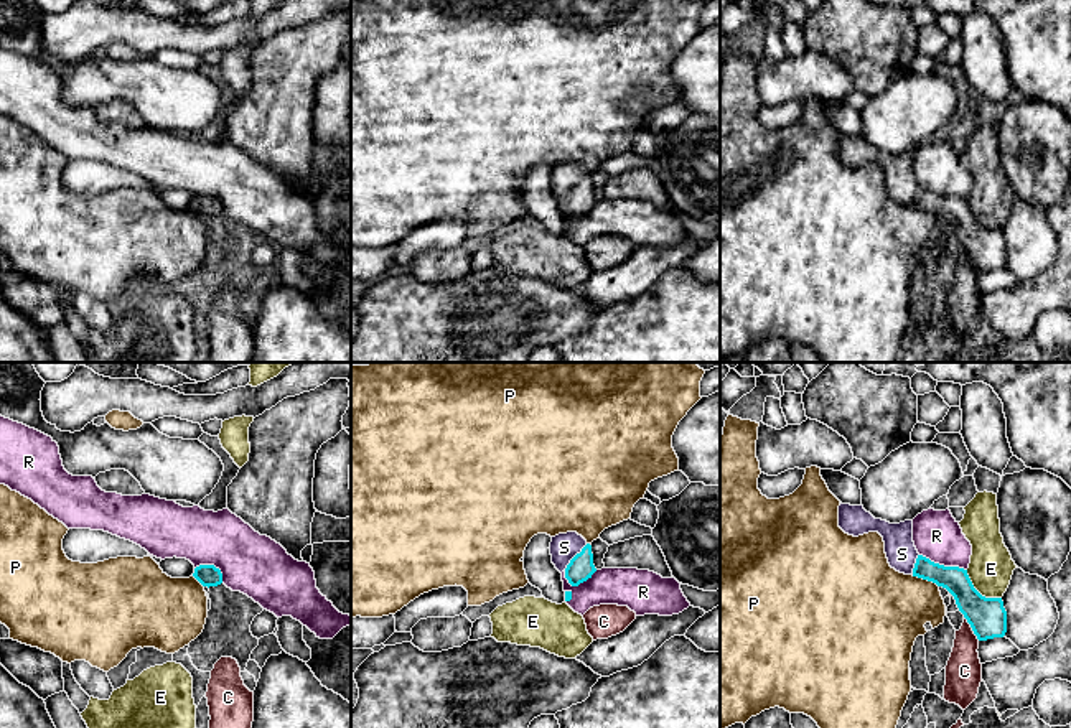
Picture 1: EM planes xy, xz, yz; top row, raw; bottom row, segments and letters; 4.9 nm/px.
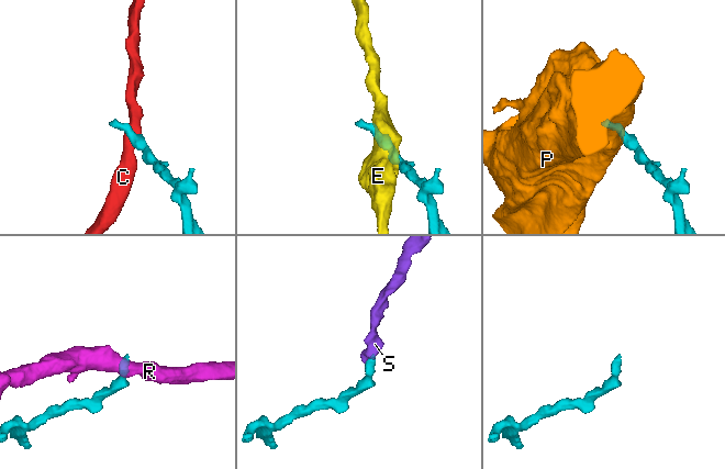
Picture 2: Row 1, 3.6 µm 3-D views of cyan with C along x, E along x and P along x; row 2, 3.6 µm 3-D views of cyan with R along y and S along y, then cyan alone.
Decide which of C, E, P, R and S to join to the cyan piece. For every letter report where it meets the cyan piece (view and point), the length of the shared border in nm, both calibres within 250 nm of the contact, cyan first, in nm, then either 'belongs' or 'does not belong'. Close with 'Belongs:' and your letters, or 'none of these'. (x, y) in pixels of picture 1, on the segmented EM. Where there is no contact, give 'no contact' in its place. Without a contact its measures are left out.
C: yz (971, 626) | 140 nm | 190/180 nm | does not belong
E: yz (977, 592) | 220 nm | 190/220 nm | does not belong
P: yz (925, 578) | 150 nm | 130/400 nm | does not belong
R: yz (943, 565) | 240 nm | 140/240 nm | does not belong
S: xz (574, 557) | 180 nm | 120/140 nm | belongs
Belongs: S

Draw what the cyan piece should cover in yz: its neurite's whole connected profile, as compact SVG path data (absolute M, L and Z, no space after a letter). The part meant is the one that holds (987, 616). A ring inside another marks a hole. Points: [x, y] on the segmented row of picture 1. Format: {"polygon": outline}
{"polygon": "M839 506L839 527L854 537L878 532L885 542L885 553L891 568L946 588L956 600L959 611L970 624L979 641L1003 637L1007 611L1002 598L985 598L972 585L967 570L944 567L918 553L913 542L913 520L890 524L875 519L863 506Z"}

